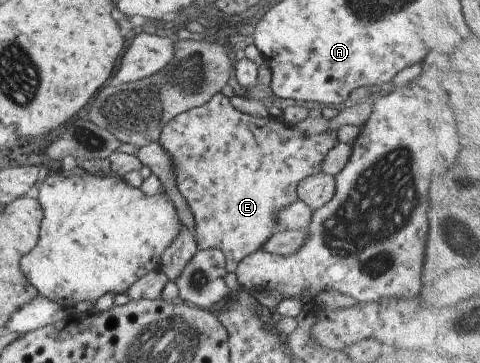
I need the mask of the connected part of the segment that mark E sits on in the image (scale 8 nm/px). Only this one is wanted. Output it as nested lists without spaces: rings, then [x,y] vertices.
[[[220,92],[214,93],[207,100],[207,103],[184,111],[173,117],[173,119],[170,119],[163,126],[163,129],[161,129],[160,136],[157,139],[157,143],[171,160],[175,189],[177,189],[177,193],[183,197],[185,205],[187,205],[189,211],[191,211],[191,217],[194,223],[192,234],[194,235],[196,248],[198,251],[209,248],[219,249],[224,255],[224,264],[227,272],[234,272],[238,261],[241,261],[246,255],[253,253],[255,250],[259,250],[263,242],[278,229],[278,224],[276,223],[278,211],[296,200],[296,187],[299,181],[305,179],[307,176],[315,175],[320,171],[320,163],[325,157],[325,152],[329,148],[332,148],[337,142],[336,134],[331,135],[327,132],[320,133],[319,135],[301,135],[300,131],[285,127],[282,122],[275,121],[273,114],[272,118],[267,117],[261,119],[260,117],[241,113],[230,104],[230,98],[223,96]]]

